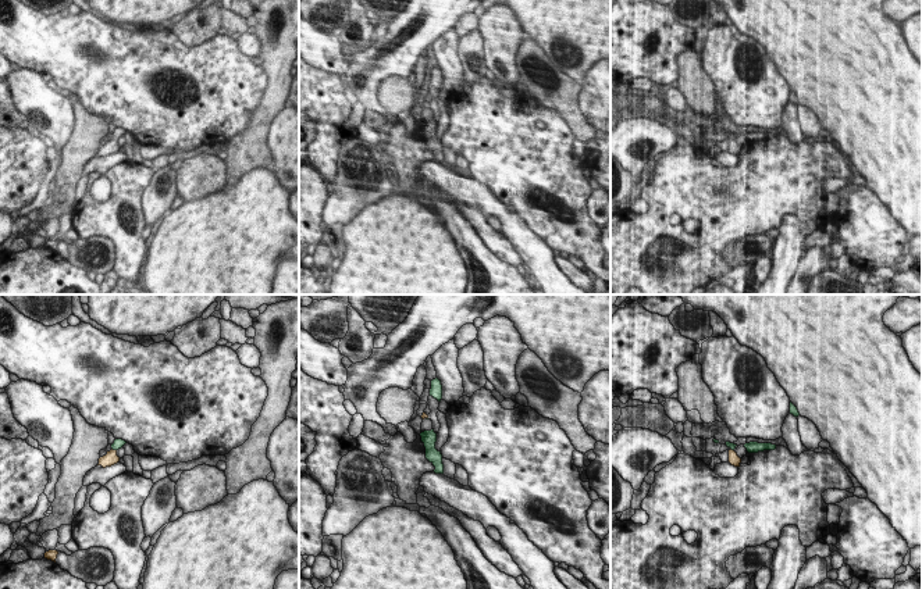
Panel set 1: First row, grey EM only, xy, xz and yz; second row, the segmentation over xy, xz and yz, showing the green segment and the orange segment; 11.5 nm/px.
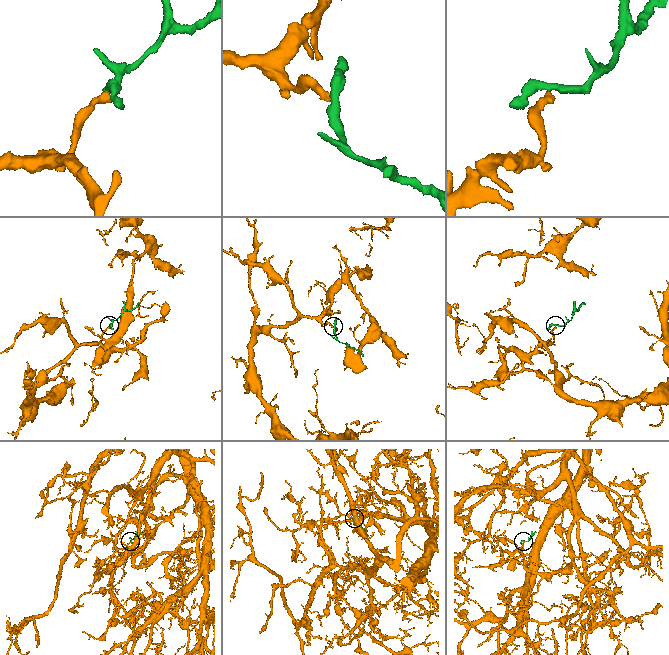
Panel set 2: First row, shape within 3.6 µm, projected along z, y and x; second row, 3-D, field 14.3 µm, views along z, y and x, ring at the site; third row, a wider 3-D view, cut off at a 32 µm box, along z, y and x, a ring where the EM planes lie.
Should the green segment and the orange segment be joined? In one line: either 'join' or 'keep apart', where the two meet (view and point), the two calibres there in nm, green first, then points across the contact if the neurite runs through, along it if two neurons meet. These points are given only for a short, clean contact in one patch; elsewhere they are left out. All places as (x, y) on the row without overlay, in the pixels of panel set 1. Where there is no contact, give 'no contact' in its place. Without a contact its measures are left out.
join | xy (114, 138) | 120/160 nm | across xy (118, 132), (114, 138), (110, 147)

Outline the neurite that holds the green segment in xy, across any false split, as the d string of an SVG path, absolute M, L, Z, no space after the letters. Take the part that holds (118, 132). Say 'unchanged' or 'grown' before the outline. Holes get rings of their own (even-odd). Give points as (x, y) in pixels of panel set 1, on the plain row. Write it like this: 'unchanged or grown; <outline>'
grown; M115 128L114 132L111 133L111 139L107 140L106 144L99 147L99 153L103 157L111 156L120 150L120 146L117 144L117 139L121 138L127 131L122 128Z

